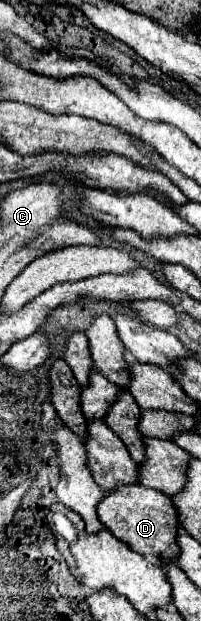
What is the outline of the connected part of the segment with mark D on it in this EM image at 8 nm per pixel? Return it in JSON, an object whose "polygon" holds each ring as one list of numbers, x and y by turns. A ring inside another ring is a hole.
{"polygon":[[142,484,134,486,120,486,114,492,108,492,106,498,98,506,98,516,106,524,106,528,132,546,134,552,152,554,158,564,172,562,178,558,178,544,174,538,178,536,178,510,174,510,174,502,168,496,160,494,158,490,144,488]]}

